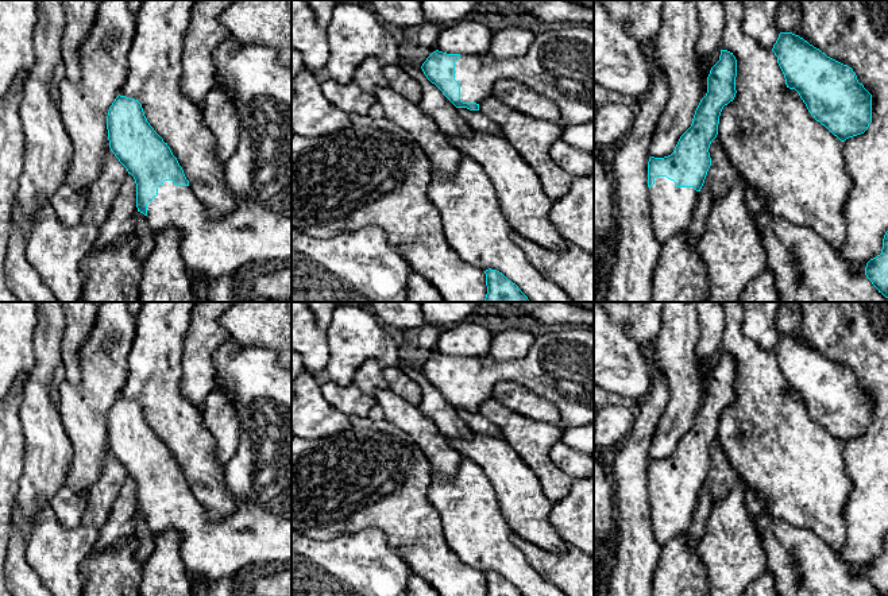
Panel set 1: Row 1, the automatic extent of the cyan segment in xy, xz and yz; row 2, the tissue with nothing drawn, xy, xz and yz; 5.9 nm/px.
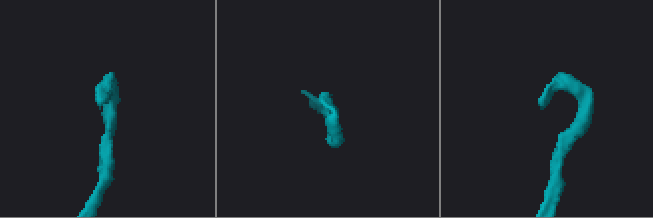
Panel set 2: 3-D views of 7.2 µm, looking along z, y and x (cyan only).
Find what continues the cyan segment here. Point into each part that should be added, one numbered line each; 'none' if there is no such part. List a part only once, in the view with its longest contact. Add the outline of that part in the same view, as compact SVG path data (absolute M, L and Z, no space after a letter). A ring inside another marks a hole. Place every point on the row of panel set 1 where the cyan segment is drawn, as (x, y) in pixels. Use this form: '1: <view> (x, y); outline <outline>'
1: xy (258, 229); outline M233 36L224 39L216 47L212 61L216 82L231 94L240 120L238 156L224 162L224 179L236 198L235 208L213 218L205 205L194 197L190 186L175 186L173 181L165 181L158 187L158 196L147 204L147 224L154 233L175 227L181 233L179 254L186 268L216 279L239 274L252 264L292 263L292 67L278 62L275 49L244 44Z

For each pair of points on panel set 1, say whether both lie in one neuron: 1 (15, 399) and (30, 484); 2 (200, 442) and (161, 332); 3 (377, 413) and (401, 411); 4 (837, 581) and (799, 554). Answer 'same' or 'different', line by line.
1: different
2: same
3: different
4: same

